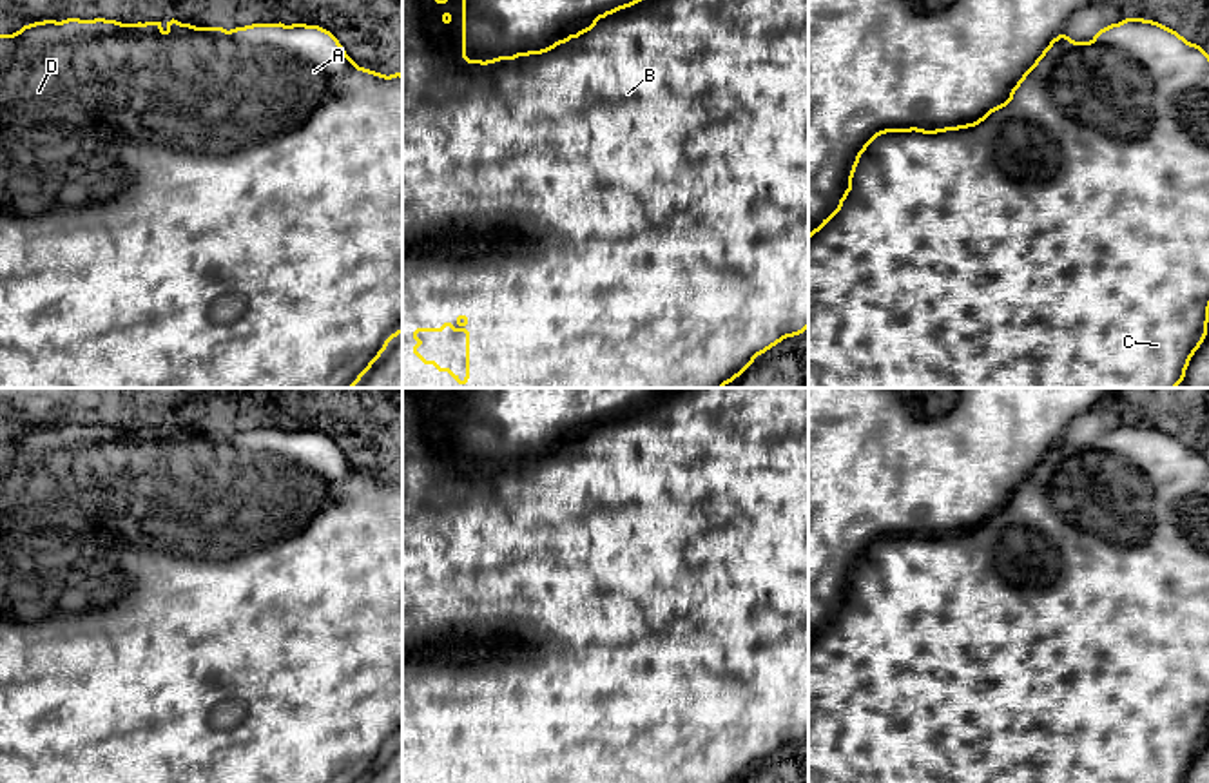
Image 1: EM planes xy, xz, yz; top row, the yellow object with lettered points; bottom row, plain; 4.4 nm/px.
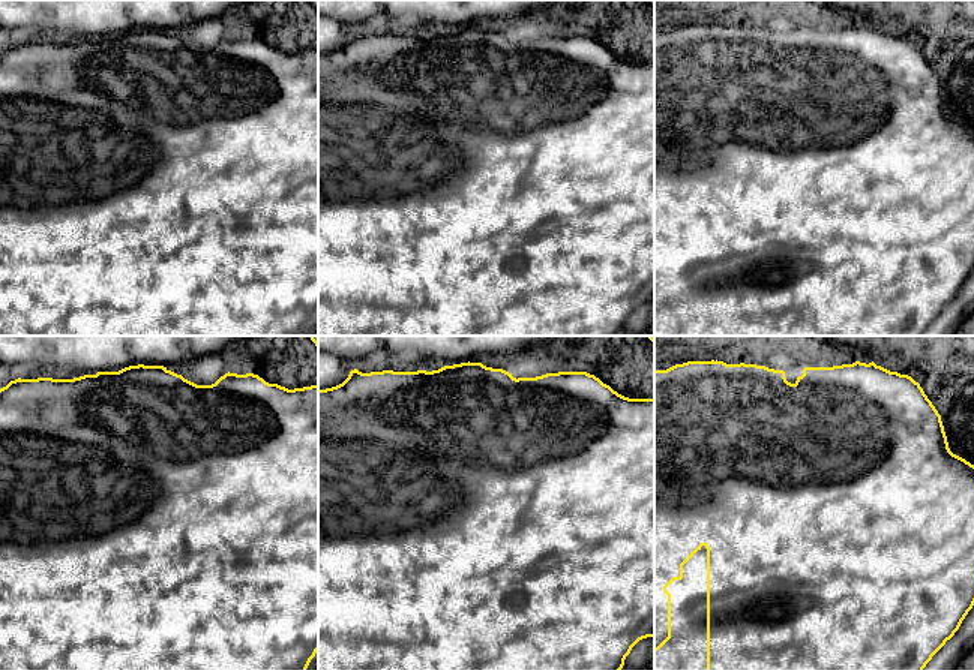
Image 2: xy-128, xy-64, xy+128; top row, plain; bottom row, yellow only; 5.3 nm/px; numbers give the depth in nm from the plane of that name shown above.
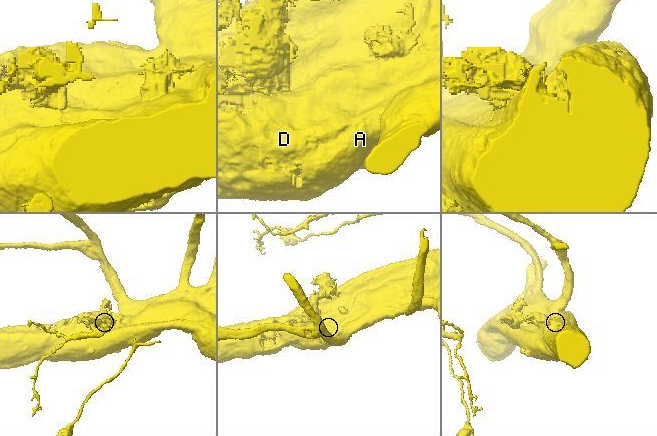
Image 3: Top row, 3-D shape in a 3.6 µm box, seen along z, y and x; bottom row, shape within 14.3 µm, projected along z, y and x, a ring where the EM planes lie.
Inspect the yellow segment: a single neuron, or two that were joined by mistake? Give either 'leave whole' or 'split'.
leave whole

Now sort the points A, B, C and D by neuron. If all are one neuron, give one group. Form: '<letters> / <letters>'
A B C D

